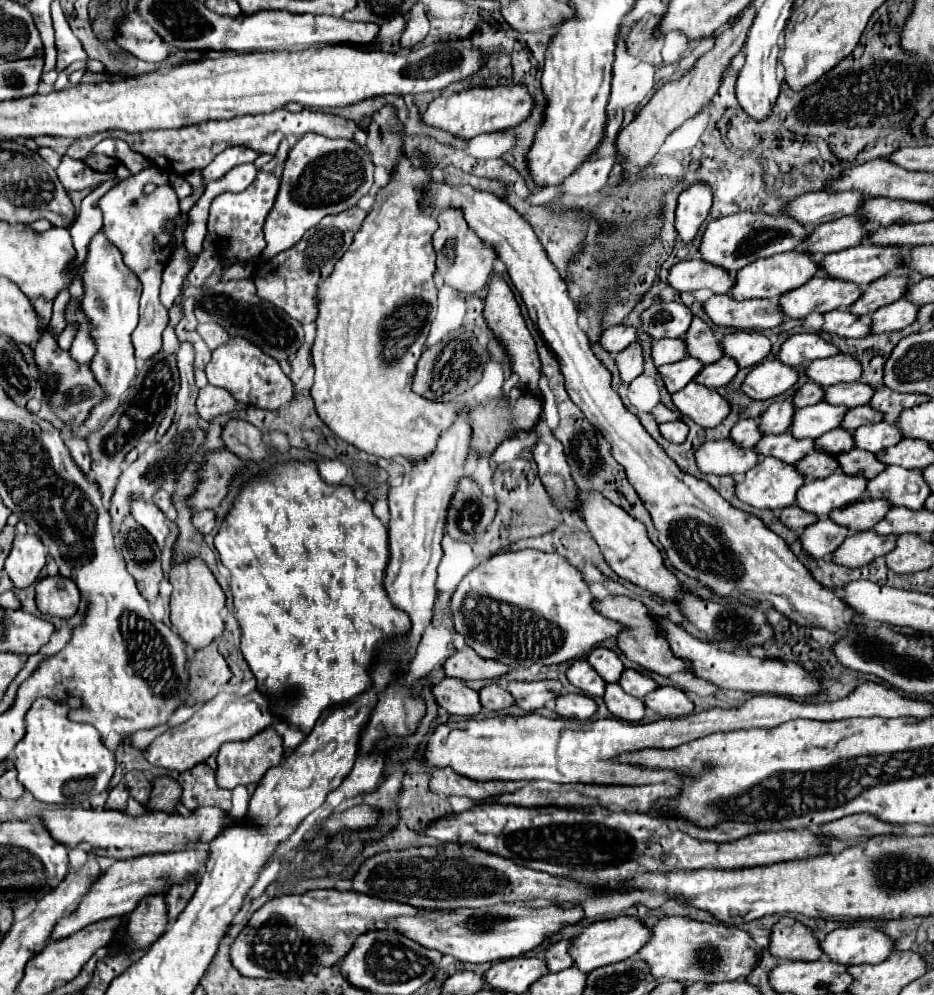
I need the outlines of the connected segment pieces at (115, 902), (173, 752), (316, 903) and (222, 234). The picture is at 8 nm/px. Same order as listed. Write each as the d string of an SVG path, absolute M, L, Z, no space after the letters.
M182 848L182 850L174 850L174 852L166 852L166 854L146 854L146 856L138 856L138 858L116 860L108 870L102 870L102 874L94 880L94 884L90 884L90 890L84 894L78 908L68 918L60 918L56 922L50 938L62 940L94 922L132 912L138 906L140 898L162 892L166 886L180 884L182 880L186 880L188 874L198 872L200 862L206 862L206 858L208 858L208 852Z
M254 690L252 694L238 698L236 694L218 694L214 700L206 702L188 722L168 728L162 732L146 750L144 758L158 768L166 770L190 770L192 766L204 762L210 754L218 752L218 748L224 742L232 740L248 740L250 736L258 734L262 728L270 726L274 722L274 716L270 716L270 704L262 700L262 694Z
M308 890L304 894L280 896L266 902L252 914L246 928L230 946L230 960L232 966L248 978L302 978L306 974L316 974L326 966L338 964L362 932L368 932L370 926L376 926L382 920L402 914L410 916L430 912L418 912L408 904L394 904L390 900L382 902L358 892Z
M260 170L258 176L254 178L254 182L246 190L242 190L238 194L222 192L220 196L216 196L212 200L210 216L208 216L208 232L216 234L216 238L218 238L216 246L218 246L224 262L228 262L228 264L246 262L246 260L258 258L262 254L262 250L266 248L262 226L264 226L268 212L272 210L272 206L276 202L278 188L280 188L280 180L276 178L276 174Z

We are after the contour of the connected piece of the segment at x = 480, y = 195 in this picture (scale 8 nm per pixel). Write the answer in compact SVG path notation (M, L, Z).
M432 184L424 206L462 208L476 236L494 246L528 308L530 320L558 356L572 402L612 446L612 456L624 466L628 482L634 484L634 490L650 512L658 540L676 570L696 578L720 596L748 596L756 602L768 600L778 612L800 626L824 626L828 632L838 632L842 624L856 624L856 614L846 608L830 588L824 588L810 576L806 566L778 534L768 530L754 514L730 506L708 482L682 472L664 448L642 428L638 416L622 404L610 386L610 372L592 354L586 334L576 324L578 310L566 292L566 282L548 260L530 224L508 202L470 186L450 188L446 184Z

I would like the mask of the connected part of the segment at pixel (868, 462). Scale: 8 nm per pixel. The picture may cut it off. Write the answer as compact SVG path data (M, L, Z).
M852 448L850 452L840 454L838 462L840 462L840 468L844 474L854 476L858 470L862 470L868 480L872 480L874 476L878 476L886 468L886 464L880 462L872 452L866 452L860 448Z

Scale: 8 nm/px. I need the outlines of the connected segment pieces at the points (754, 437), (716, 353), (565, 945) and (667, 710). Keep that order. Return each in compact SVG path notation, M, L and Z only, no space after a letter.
M746 418L746 420L740 420L732 432L730 432L730 438L742 446L742 448L754 448L758 444L758 440L762 438L762 430L760 430L760 422L758 418Z
M694 316L690 332L686 332L684 340L686 340L688 356L702 360L702 364L710 364L714 360L720 360L724 354L722 342L716 338L712 328L698 316Z
M560 940L556 944L552 944L546 954L546 964L550 972L558 972L558 970L566 970L574 966L574 958L570 956L570 940Z
M674 686L656 688L654 692L650 692L650 696L644 698L644 702L660 716L670 716L670 718L688 716L694 712L694 704L690 702L690 698Z

